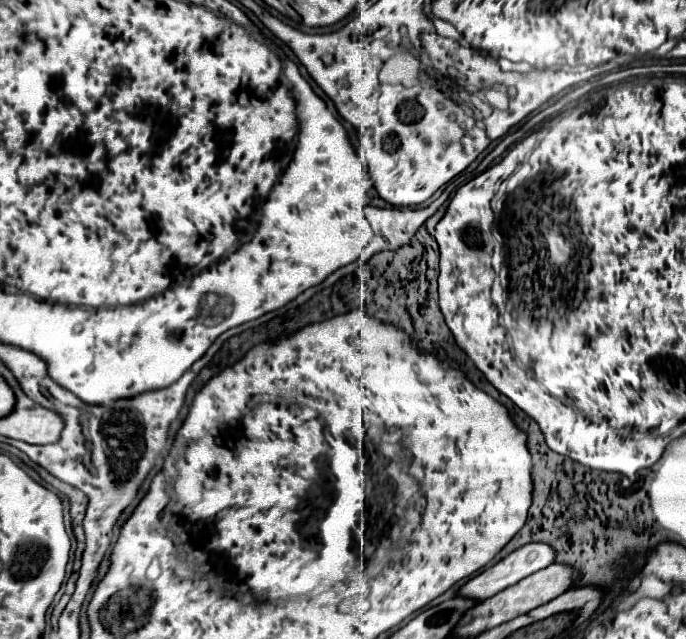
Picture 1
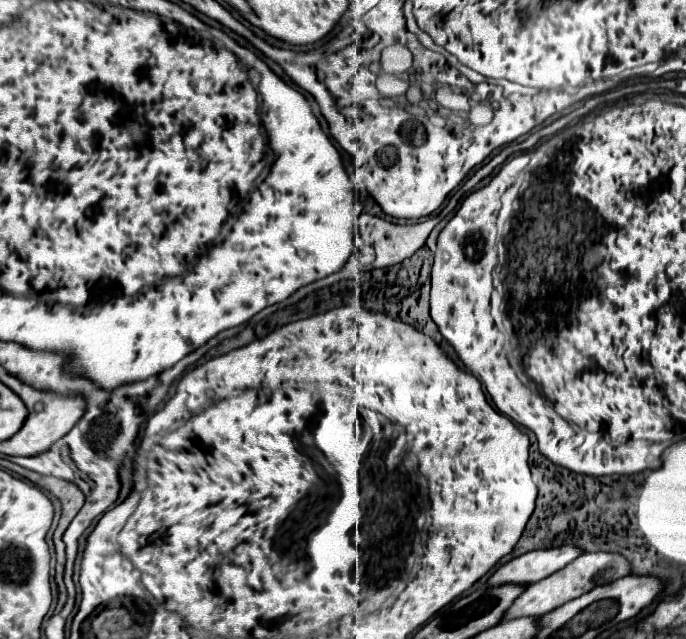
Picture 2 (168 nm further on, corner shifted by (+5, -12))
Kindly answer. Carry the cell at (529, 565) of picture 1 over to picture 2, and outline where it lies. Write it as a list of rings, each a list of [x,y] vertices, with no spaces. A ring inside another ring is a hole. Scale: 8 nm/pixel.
[[[556,546],[546,550],[532,550],[522,556],[516,556],[502,564],[490,578],[490,586],[514,582],[514,584],[534,584],[558,570],[562,570],[566,564],[582,556],[580,548],[576,546]]]

